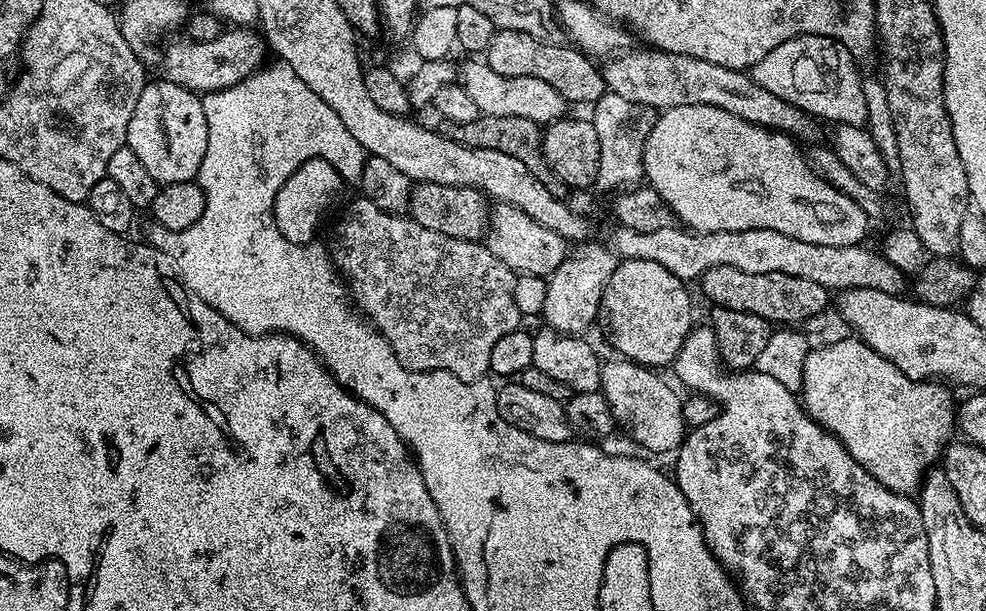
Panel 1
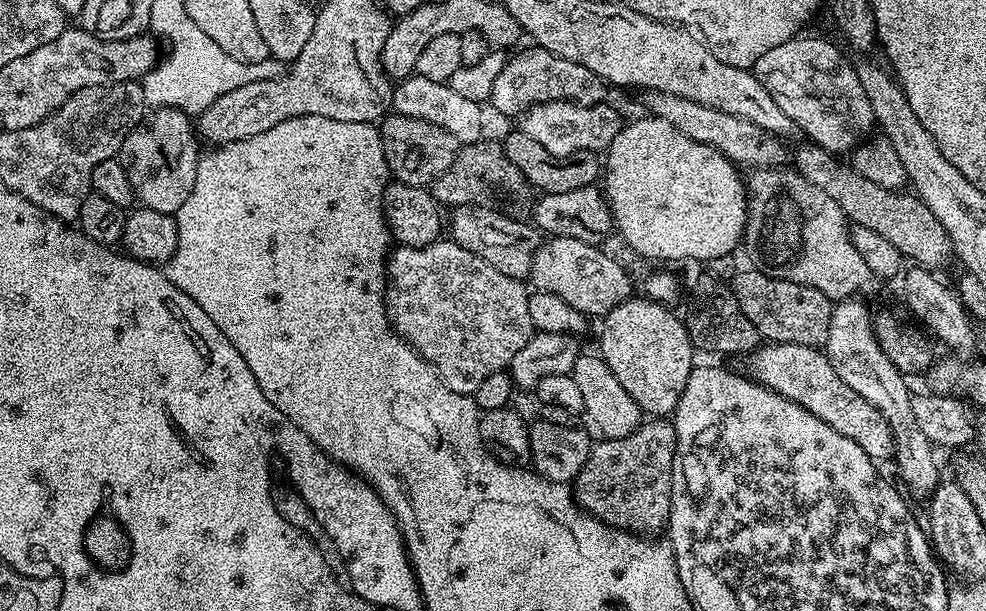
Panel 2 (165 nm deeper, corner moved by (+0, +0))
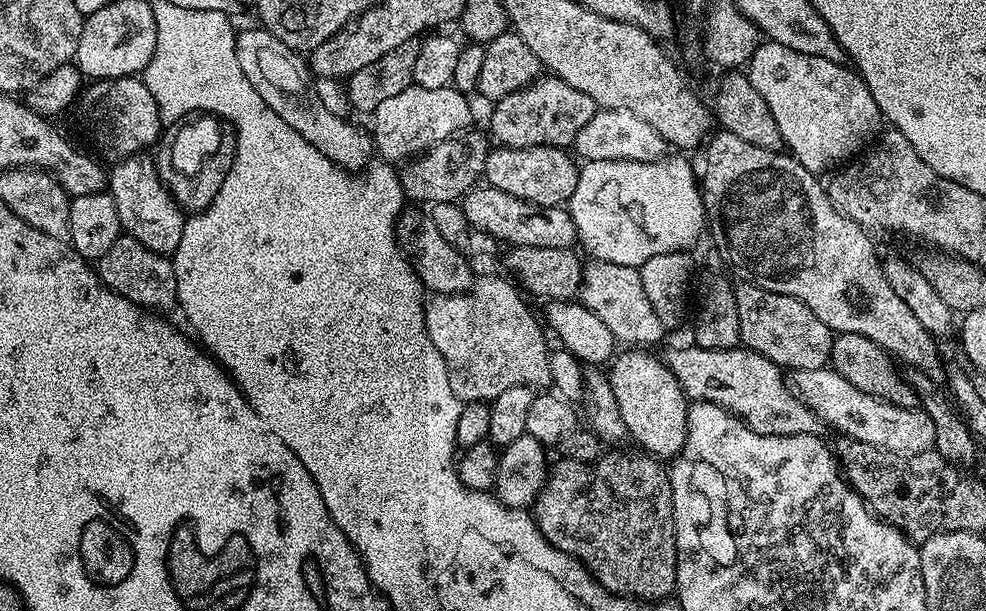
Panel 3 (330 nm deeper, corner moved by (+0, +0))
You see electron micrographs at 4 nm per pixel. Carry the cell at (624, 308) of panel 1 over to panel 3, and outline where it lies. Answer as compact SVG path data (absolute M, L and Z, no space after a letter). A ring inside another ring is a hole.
M648 350L622 352L611 361L612 372L607 373L614 398L618 398L618 410L622 410L622 422L626 422L629 437L636 439L649 456L671 461L679 456L686 442L690 401L659 355L651 356Z

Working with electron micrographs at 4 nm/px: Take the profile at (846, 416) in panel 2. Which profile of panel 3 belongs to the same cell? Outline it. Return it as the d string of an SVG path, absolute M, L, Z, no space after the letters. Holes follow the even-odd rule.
M737 346L726 350L709 348L672 348L663 353L668 369L678 378L685 396L692 402L716 404L733 412L758 434L767 436L793 436L794 434L820 434L825 431L824 421L819 420L804 405L786 379L785 373L770 358L754 350Z

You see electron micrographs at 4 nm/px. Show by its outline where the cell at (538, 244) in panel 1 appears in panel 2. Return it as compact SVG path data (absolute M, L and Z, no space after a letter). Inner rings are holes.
M553 236L545 239L540 249L534 254L530 284L535 291L557 295L563 302L568 302L576 311L584 313L588 318L602 318L610 310L614 310L616 304L620 304L633 295L632 280L628 272L612 256L607 256L596 244L578 242L578 238L566 238L565 236Z

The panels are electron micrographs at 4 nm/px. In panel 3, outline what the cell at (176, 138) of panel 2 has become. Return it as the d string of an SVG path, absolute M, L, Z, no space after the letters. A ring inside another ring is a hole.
M148 154L125 156L110 168L108 188L114 206L118 210L120 227L127 235L138 238L146 250L171 257L178 242L182 242L185 213L171 196L156 172L153 157Z

